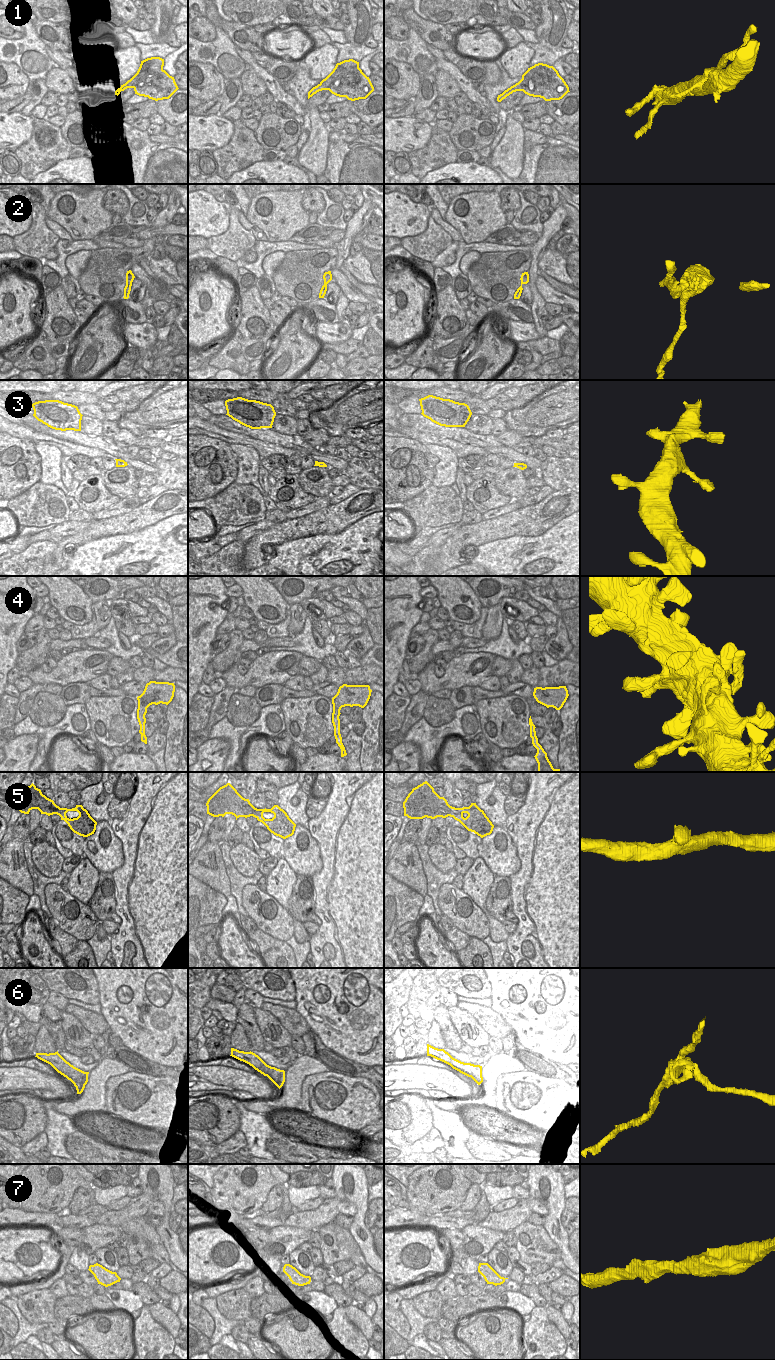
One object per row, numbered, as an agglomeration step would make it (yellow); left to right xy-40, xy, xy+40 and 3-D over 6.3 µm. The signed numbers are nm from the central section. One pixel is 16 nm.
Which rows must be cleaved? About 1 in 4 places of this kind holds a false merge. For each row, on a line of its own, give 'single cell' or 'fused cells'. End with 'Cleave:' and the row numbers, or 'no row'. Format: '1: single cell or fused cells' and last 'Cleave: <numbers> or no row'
1: fused cells
2: single cell
3: single cell
4: single cell
5: single cell
6: fused cells
7: single cell
Cleave: 1, 6

